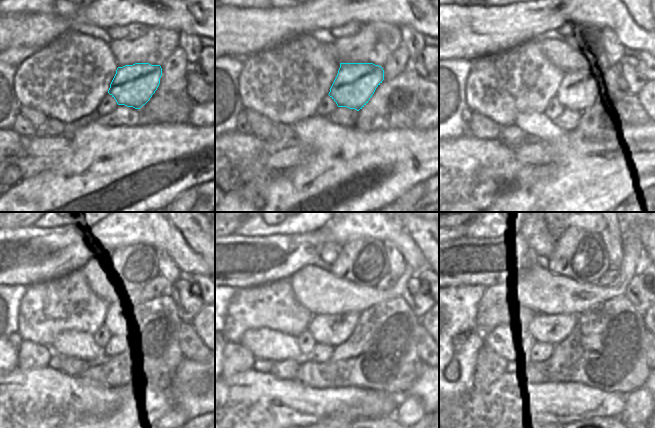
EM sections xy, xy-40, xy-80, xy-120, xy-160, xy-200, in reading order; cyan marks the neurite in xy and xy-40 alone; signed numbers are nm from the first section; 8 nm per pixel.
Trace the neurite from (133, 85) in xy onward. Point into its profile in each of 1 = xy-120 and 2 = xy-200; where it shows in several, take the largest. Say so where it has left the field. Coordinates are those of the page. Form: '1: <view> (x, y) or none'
1: xy-120 (122, 318)
2: xy-200 (553, 329)

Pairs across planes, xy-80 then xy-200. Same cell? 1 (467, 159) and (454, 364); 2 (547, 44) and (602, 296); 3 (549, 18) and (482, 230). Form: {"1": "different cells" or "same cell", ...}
{"1": "different cells", "2": "same cell", "3": "different cells"}

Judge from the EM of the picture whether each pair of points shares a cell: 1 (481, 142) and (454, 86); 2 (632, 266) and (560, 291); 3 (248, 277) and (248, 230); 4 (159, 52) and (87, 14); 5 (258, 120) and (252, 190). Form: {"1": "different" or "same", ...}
{"1": "different", "2": "same", "3": "different", "4": "different", "5": "same"}

